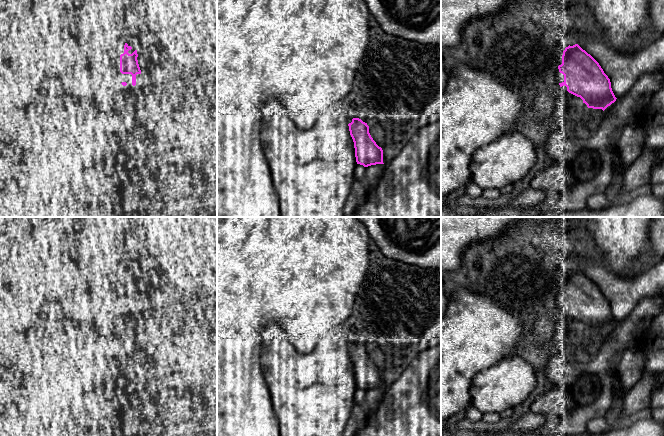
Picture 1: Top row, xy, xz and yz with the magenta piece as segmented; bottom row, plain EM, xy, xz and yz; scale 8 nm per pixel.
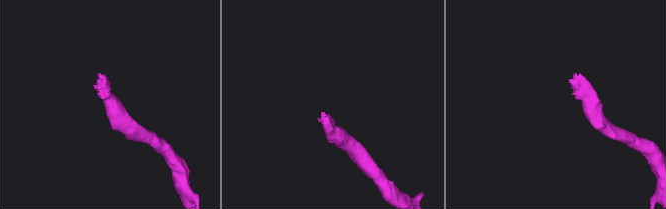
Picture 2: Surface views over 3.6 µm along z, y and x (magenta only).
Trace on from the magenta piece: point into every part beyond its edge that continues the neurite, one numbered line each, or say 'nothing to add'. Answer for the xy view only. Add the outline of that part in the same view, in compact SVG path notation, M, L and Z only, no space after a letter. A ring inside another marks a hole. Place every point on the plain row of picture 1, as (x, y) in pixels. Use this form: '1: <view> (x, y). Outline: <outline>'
1: xy (121, 258). Outline: M116 247L109 268L109 280L112 285L112 295L120 306L126 306L127 309L123 310L127 316L140 312L141 298L136 299L136 309L132 309L132 299L122 298L120 296L120 279L124 277L124 269L128 268L132 273L128 275L132 278L136 274L136 265L133 258L133 254L129 253L126 249Z

